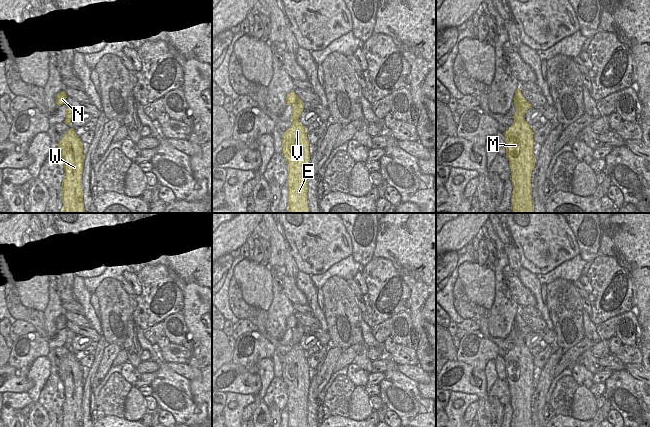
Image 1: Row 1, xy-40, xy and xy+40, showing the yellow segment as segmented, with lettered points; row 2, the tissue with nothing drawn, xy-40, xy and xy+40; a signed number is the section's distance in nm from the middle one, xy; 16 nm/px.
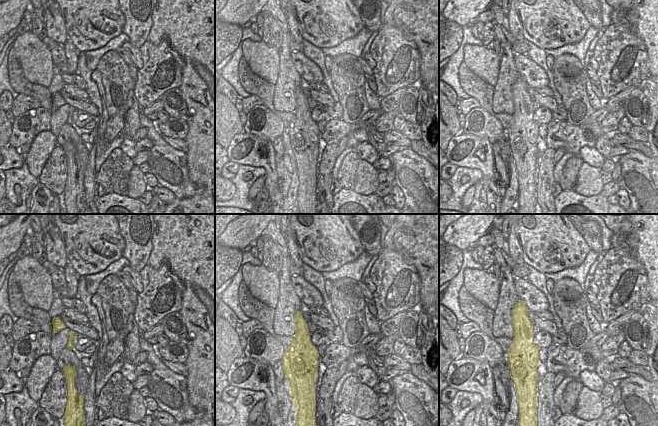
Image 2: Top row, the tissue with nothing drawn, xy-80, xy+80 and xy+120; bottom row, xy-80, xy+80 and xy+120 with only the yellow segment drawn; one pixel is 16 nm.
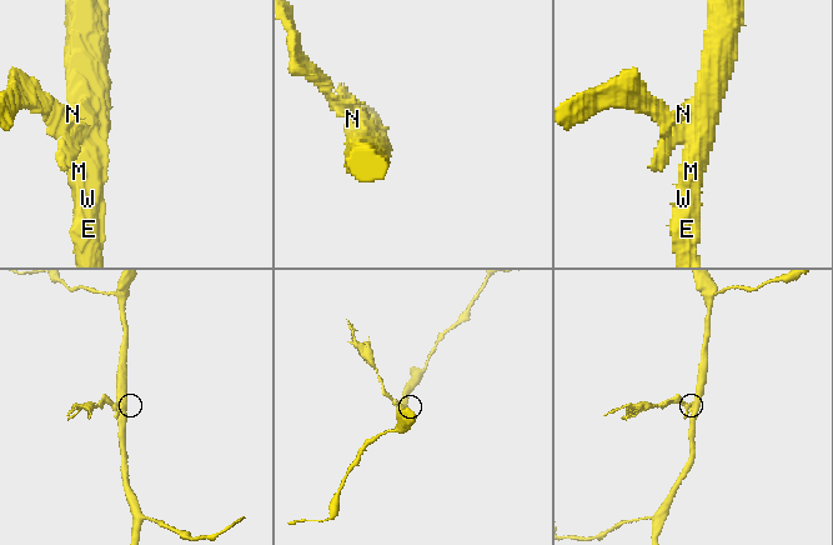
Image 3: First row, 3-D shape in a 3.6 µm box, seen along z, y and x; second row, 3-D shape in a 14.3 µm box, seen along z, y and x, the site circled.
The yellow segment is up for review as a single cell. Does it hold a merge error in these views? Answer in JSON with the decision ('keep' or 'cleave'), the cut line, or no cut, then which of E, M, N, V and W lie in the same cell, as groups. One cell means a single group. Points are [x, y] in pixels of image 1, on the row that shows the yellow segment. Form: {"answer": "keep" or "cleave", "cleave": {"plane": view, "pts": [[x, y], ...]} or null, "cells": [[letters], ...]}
{"answer": "cleave", "cleave": {"plane": "xy", "pts": [[302, 109], [297, 112], [297, 117], [292, 122]]}, "cells": [["E", "M", "V", "W"], ["N"]]}

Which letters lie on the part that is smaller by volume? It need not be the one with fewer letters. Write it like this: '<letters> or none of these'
N

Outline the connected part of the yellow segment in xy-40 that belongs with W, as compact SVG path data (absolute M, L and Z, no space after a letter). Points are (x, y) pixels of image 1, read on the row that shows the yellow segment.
M73 128L58 142L58 151L64 160L65 171L62 181L62 212L84 213L82 173L85 155L82 141Z

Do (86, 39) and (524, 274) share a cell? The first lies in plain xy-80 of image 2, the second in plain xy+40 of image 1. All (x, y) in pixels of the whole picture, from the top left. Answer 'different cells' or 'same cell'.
different cells

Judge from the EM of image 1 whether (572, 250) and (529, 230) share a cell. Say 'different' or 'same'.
same

